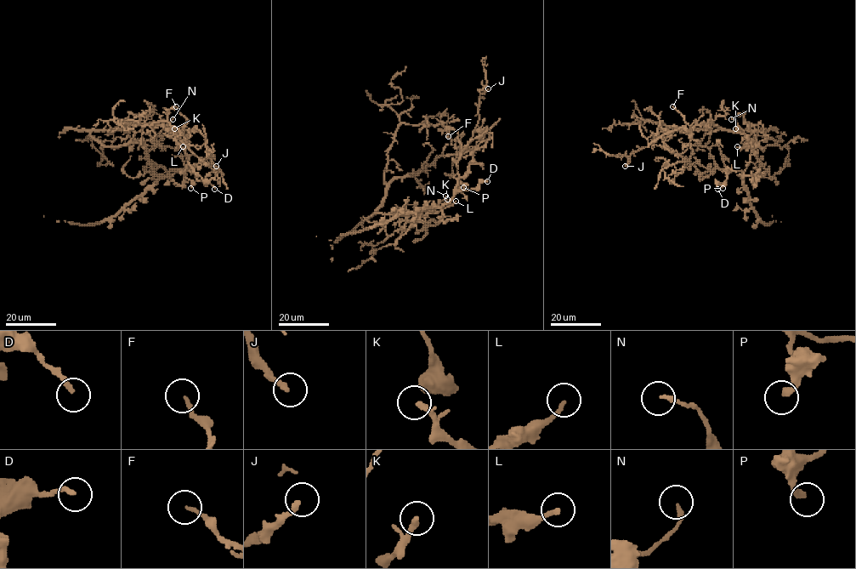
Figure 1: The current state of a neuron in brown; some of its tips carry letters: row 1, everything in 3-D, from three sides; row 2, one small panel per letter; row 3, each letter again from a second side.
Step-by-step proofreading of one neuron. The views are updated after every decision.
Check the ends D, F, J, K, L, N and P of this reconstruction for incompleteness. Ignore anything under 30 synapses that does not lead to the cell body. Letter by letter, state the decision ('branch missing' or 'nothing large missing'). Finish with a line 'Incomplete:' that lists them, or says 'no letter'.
D: nothing large missing
F: nothing large missing
J: nothing large missing
K: nothing large missing
L: nothing large missing
N: nothing large missing
P: nothing large missing
Incomplete: no letter

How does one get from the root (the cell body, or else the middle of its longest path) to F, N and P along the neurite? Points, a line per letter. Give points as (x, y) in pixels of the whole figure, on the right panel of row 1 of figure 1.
F: (695, 168), (700, 173), (708, 172), (716, 164), (710, 150), (691, 139), (689, 126), (672, 106)
N: (695, 168), (700, 173), (716, 168), (739, 170), (743, 176), (752, 151), (751, 142), (737, 122), (731, 119)
P: (695, 168), (700, 173), (716, 168), (726, 170), (728, 175), (722, 188)

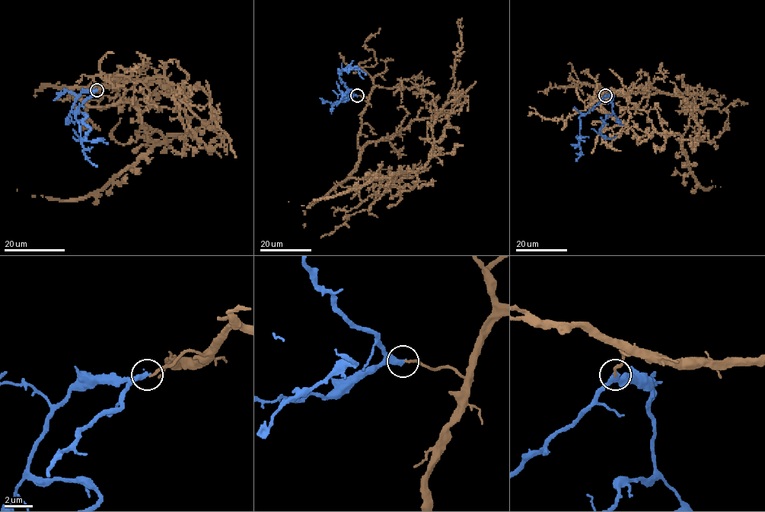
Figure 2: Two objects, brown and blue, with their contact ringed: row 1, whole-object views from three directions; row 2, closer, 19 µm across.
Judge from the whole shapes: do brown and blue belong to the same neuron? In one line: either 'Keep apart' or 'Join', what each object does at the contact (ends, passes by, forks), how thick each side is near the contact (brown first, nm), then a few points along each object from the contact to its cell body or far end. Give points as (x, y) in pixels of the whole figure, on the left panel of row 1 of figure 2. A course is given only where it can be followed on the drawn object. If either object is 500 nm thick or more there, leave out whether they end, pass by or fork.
Keep apart. At the ring brown ends. At the ring blue ends. Thickness 180 nm (brown) against 400 nm. Course of brown: (97, 90), (117, 79), (162, 76), (189, 119), (186, 136), (169, 135), (82, 197), (53, 200), (17, 190). Course of blue: (97, 90), (80, 94), (71, 108), (86, 116), (84, 123), (90, 128), (87, 133), (82, 138), (72, 129)

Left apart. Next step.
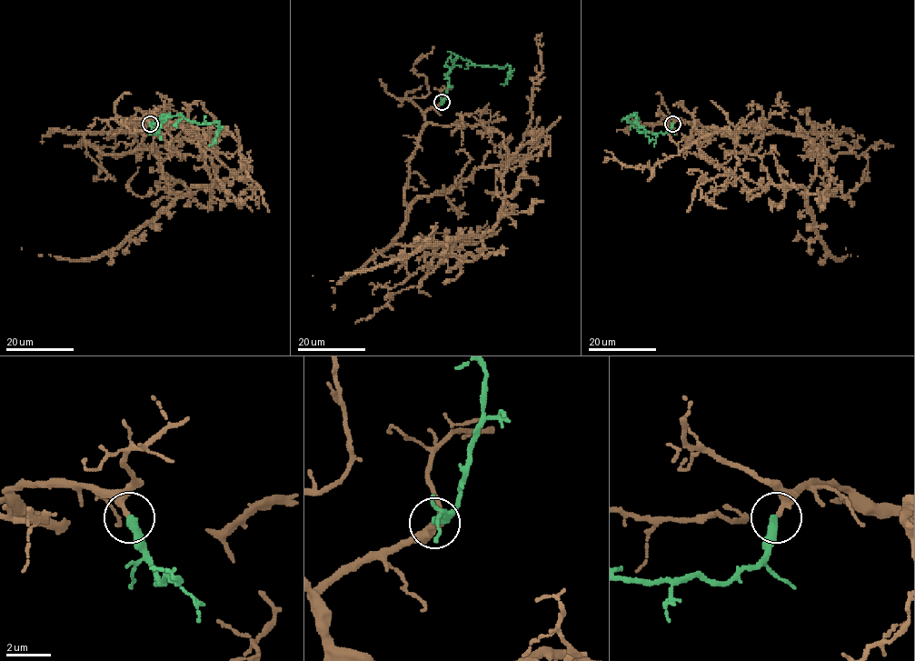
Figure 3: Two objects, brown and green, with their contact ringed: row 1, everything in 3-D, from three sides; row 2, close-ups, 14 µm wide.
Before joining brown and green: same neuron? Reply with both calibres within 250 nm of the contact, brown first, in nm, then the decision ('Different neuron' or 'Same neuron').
Thickness 280 nm (brown) against 400 nm. Same neuron

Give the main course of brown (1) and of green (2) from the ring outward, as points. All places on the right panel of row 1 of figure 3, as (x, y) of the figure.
1: (672, 124), (695, 120), (699, 153), (749, 190), (801, 186), (828, 251), (840, 259), (851, 255), (845, 248)
2: (672, 124), (665, 134), (642, 133), (627, 117), (633, 115), (645, 135), (655, 141), (654, 146)

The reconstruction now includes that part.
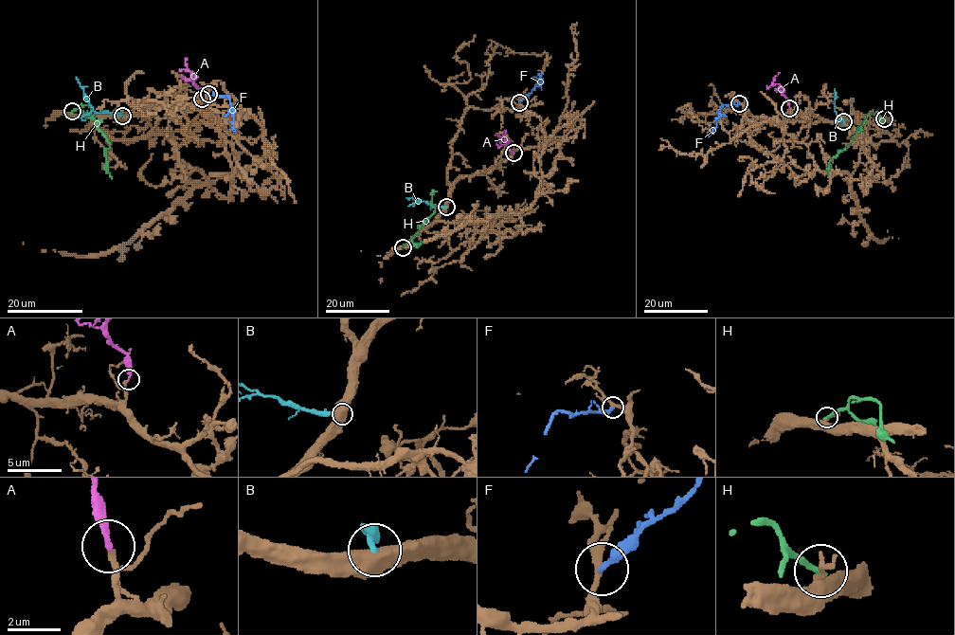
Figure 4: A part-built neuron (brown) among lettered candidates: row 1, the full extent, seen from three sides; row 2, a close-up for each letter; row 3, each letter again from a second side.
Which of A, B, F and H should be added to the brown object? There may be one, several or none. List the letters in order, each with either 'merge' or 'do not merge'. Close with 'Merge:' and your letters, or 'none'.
A: merge
B: do not merge
F: do not merge
H: do not merge
Merge: A

